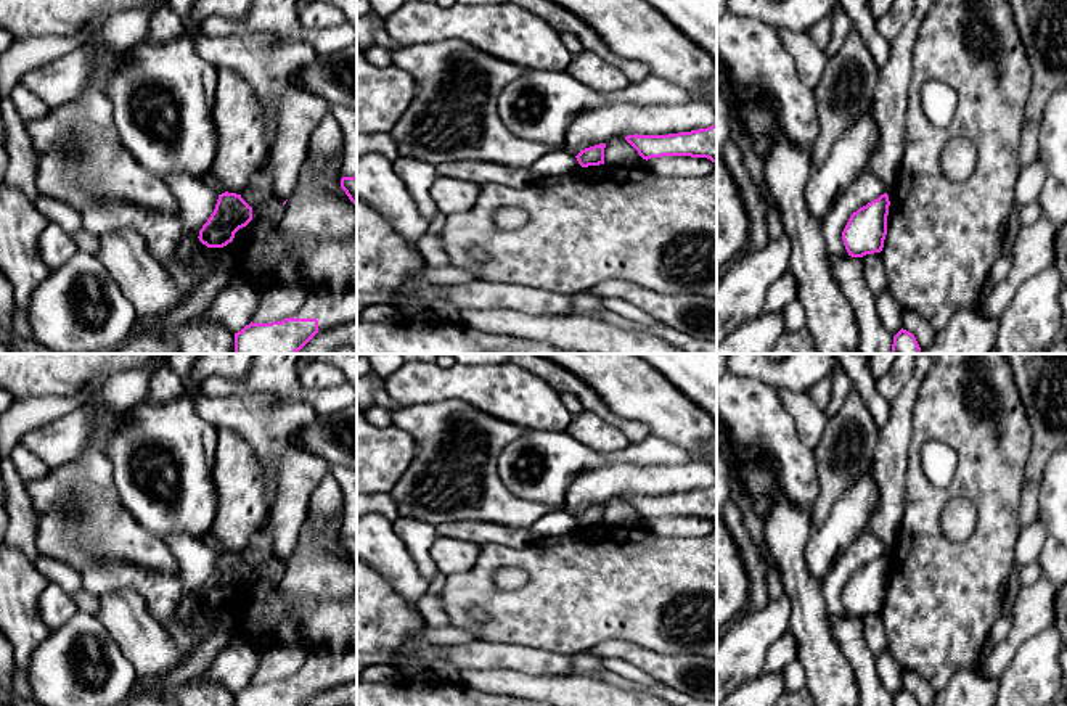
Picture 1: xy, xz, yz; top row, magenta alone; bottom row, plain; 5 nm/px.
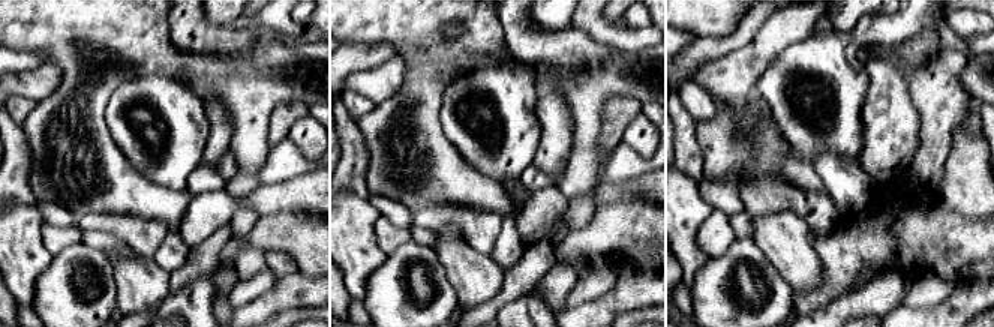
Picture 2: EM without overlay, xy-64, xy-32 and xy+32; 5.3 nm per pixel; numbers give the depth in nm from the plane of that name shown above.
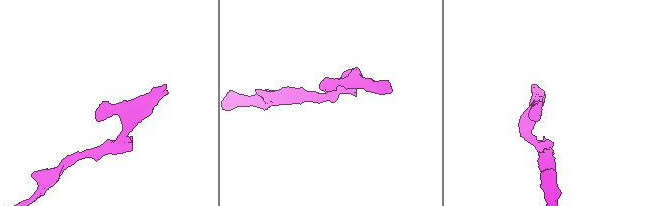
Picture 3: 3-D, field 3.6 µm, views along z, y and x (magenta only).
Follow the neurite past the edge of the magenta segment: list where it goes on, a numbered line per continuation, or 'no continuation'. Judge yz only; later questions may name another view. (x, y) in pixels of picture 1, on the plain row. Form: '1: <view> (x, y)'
no continuation

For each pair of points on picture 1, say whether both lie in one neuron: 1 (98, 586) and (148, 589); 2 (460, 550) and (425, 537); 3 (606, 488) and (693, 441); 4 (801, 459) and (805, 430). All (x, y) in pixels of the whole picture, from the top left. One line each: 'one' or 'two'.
1: one
2: two
3: two
4: two

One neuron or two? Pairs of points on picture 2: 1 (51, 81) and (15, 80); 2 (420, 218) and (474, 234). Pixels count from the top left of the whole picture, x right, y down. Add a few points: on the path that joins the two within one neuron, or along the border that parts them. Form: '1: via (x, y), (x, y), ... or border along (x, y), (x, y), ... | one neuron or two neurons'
1: via (42, 81), (24, 81) | one neuron
2: via (434, 218), (458, 218), (461, 221) | one neuron

